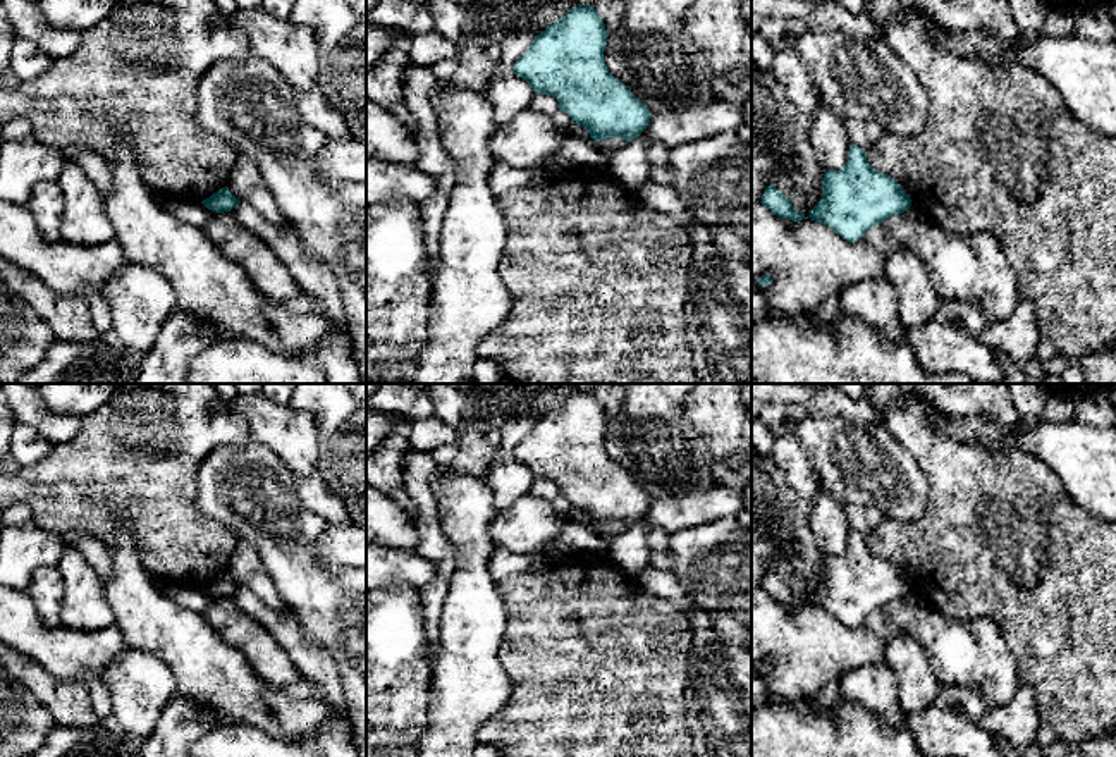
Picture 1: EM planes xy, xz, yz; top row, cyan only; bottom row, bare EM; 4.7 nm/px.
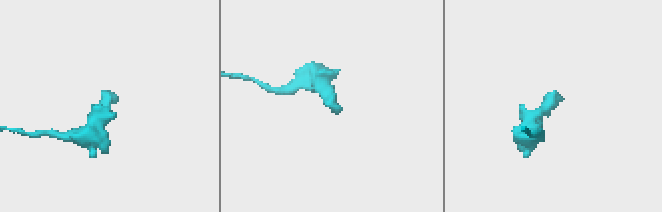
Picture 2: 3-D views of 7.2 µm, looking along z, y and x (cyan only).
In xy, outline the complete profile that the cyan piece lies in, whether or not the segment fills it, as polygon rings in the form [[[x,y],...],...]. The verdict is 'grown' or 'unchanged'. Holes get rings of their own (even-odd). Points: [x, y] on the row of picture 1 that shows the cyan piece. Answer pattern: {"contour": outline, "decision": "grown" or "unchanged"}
{"contour": [[[225,186],[220,191],[213,193],[210,198],[203,200],[201,203],[215,213],[224,213],[236,208],[241,201]]], "decision": "unchanged"}

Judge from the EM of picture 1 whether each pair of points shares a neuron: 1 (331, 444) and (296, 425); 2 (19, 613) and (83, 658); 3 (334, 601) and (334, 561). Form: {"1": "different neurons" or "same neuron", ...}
{"1": "different neurons", "2": "same neuron", "3": "different neurons"}

